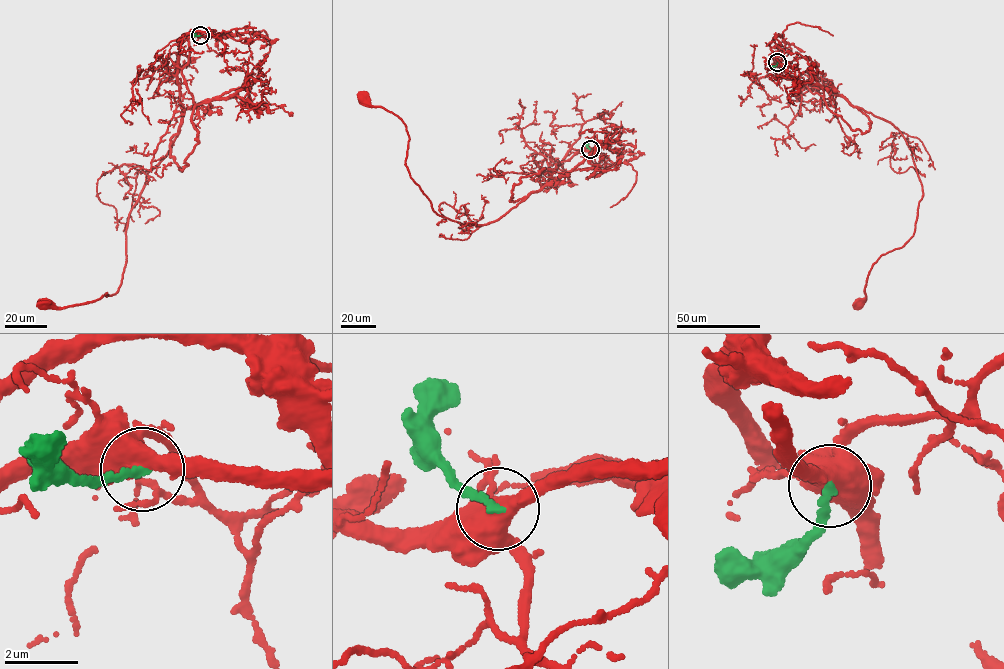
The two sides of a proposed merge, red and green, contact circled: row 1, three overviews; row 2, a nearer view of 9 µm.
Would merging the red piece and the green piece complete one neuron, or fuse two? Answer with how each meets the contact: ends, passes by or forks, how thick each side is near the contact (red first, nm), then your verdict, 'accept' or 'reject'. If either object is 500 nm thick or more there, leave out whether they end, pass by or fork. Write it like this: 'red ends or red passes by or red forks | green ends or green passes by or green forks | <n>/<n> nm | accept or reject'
500/180 nm | reject

